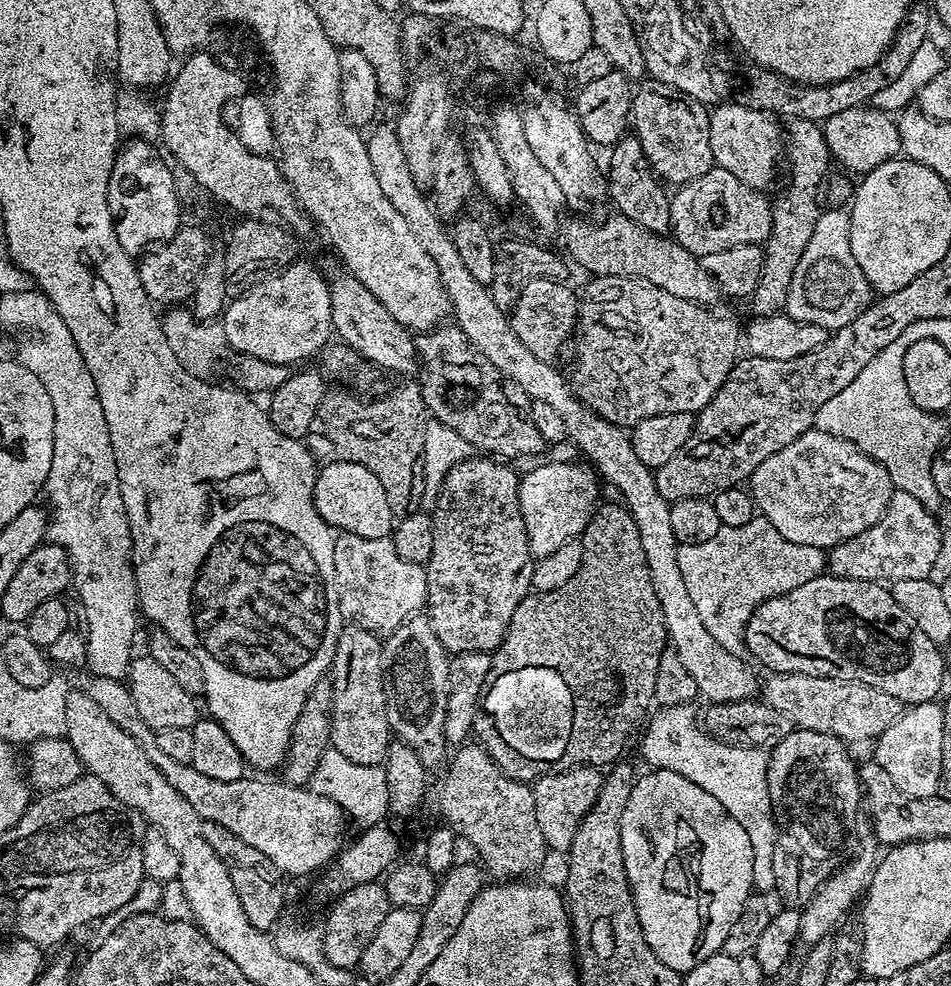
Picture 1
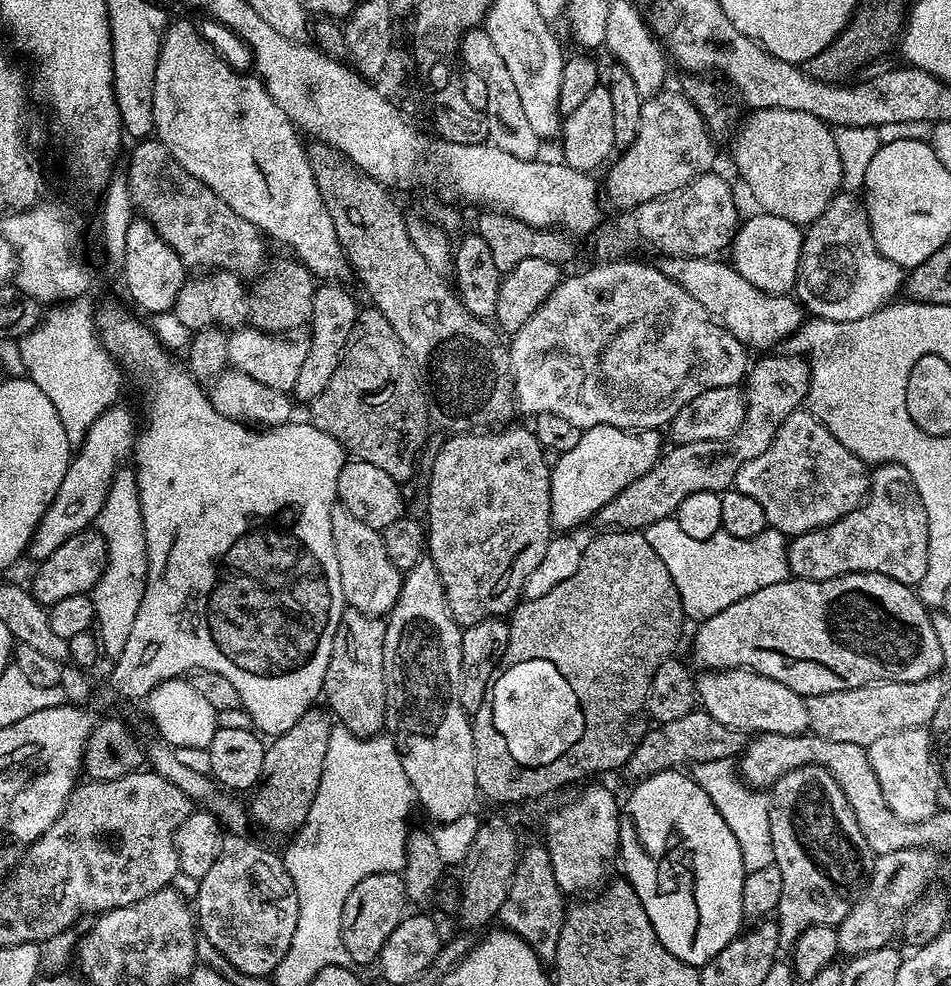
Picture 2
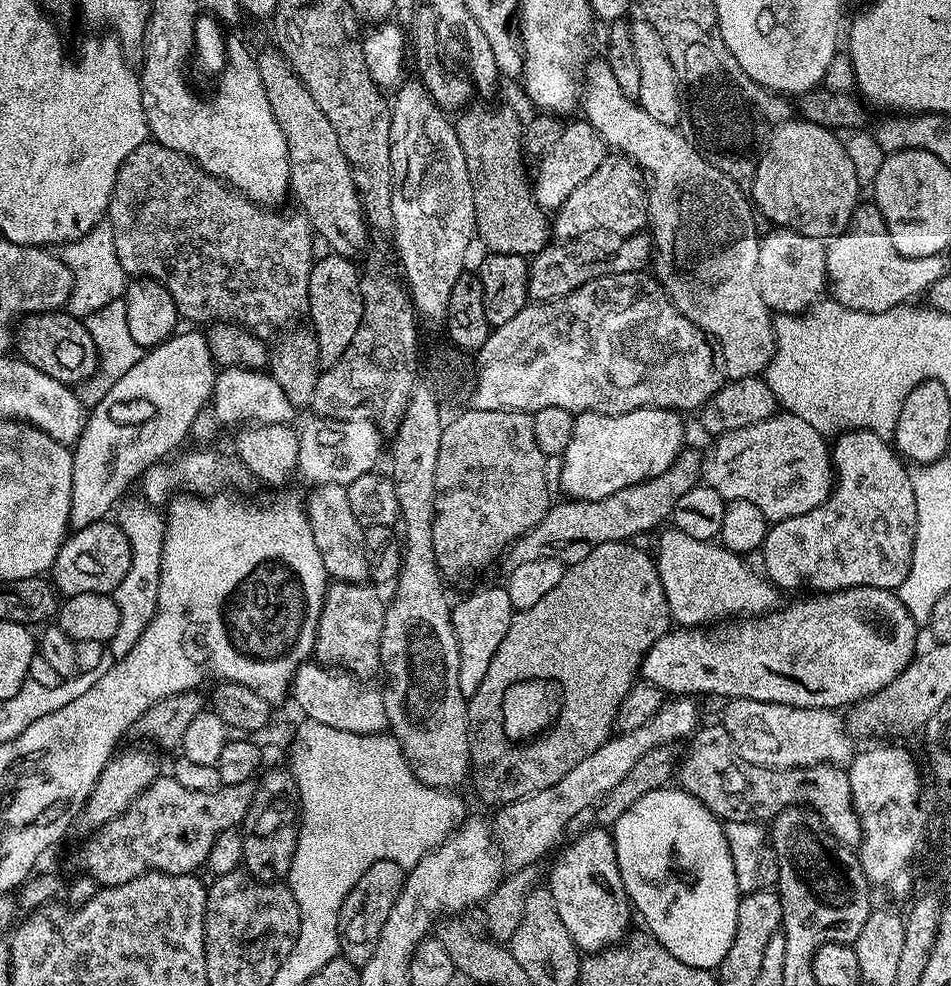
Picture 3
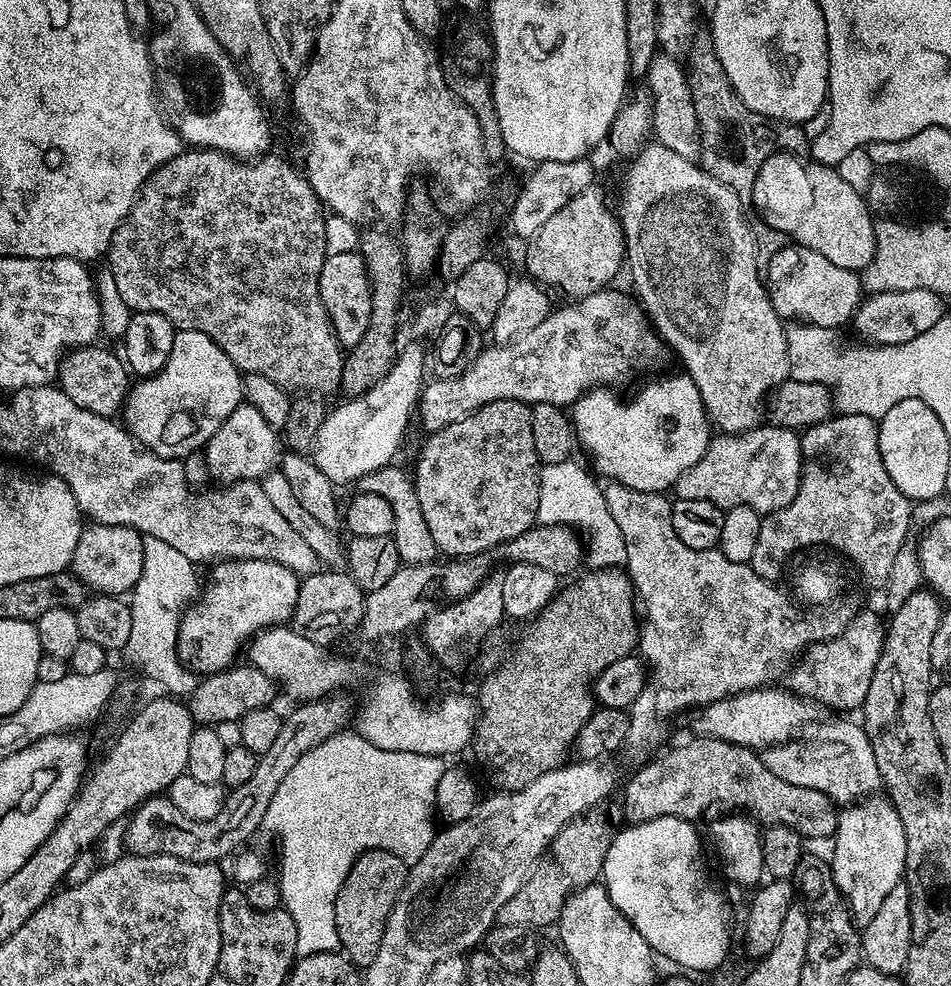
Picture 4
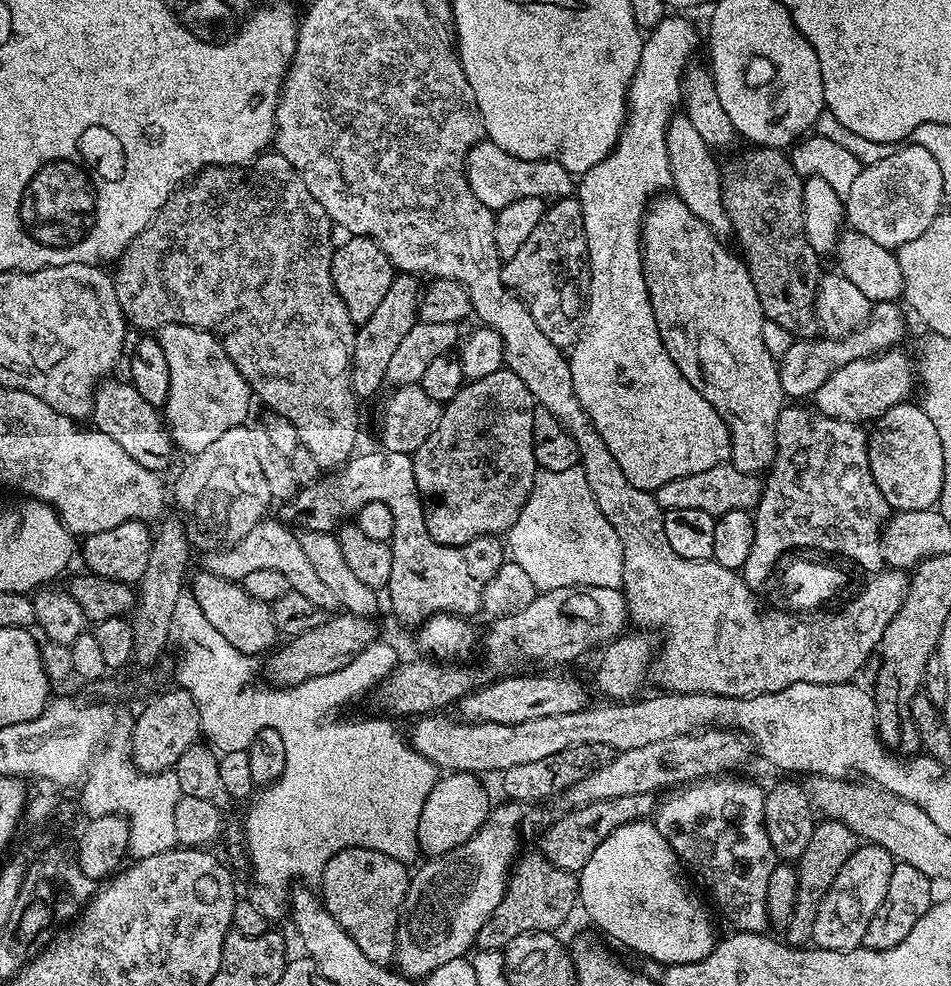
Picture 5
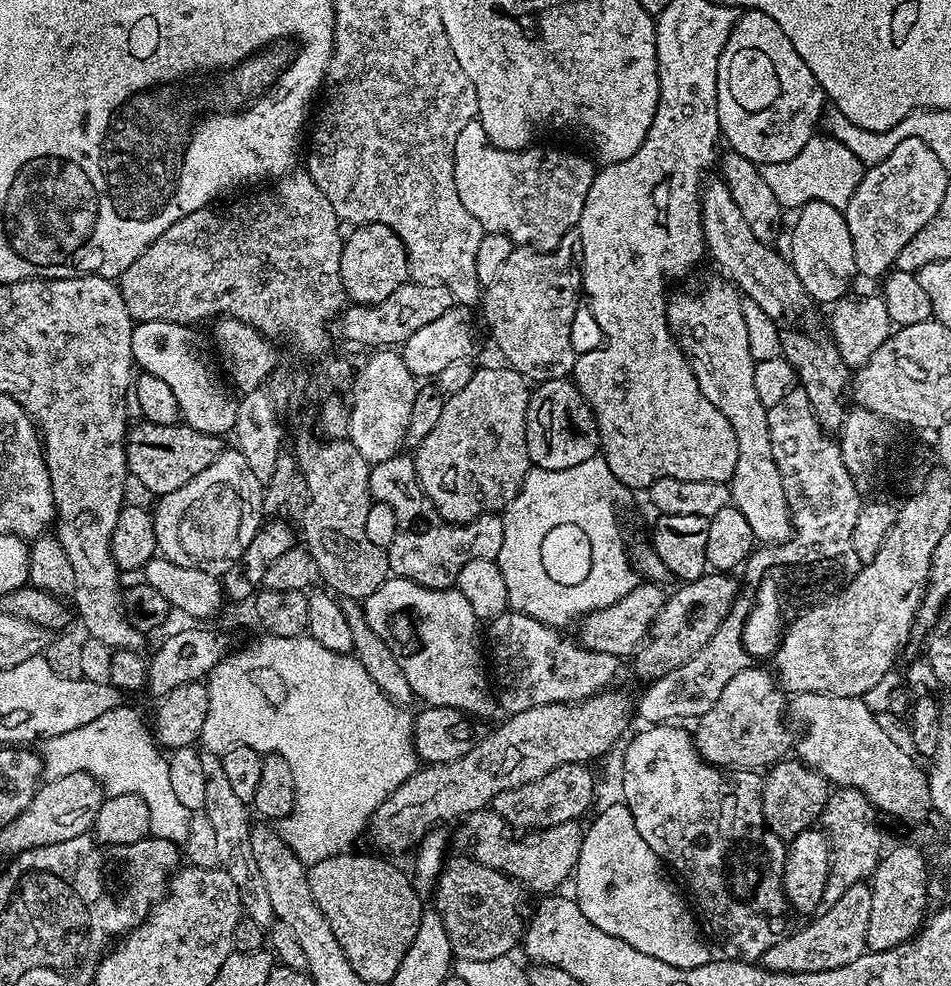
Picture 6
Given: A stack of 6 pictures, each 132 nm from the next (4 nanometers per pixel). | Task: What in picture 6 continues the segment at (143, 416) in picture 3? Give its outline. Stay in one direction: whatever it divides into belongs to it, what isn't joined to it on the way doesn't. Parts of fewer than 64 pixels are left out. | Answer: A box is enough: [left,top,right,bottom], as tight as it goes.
[132,322,237,437]

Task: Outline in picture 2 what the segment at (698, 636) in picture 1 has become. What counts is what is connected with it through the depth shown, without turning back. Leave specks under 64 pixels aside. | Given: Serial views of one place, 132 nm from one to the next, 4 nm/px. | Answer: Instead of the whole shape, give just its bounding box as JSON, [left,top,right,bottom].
[696,668,809,736]

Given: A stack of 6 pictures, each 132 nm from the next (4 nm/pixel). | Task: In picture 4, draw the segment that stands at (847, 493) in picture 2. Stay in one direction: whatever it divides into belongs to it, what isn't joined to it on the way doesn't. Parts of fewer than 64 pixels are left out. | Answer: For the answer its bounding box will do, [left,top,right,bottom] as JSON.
[674,426,803,514]

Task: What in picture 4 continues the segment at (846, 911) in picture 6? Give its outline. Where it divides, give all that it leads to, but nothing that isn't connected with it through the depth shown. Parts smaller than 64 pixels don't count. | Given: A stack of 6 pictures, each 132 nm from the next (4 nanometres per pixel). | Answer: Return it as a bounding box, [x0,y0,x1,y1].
[831,794,906,926]

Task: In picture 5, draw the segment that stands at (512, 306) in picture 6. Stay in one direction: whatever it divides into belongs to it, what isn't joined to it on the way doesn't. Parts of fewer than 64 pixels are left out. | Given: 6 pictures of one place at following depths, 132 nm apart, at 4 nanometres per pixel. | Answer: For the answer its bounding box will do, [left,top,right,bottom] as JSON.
[503,198,590,350]

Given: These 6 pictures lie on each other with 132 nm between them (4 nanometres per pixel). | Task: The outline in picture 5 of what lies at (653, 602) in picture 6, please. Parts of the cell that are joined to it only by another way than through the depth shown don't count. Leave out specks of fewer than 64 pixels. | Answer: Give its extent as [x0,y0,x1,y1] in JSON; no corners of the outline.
[484,586,629,678]

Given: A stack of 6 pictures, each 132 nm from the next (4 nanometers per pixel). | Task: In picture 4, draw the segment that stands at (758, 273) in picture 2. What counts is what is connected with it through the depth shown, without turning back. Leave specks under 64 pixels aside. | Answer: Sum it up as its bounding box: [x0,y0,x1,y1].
[766,242,862,329]

